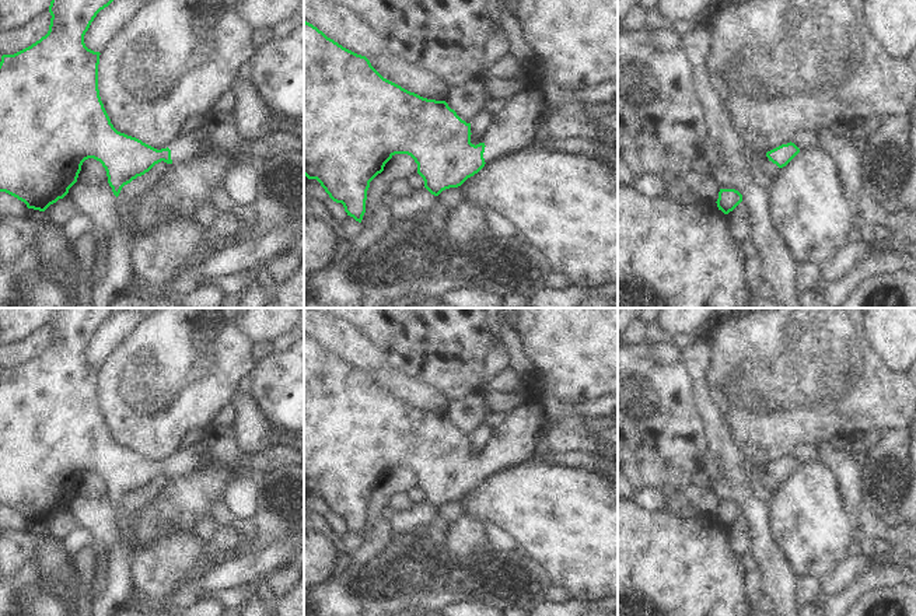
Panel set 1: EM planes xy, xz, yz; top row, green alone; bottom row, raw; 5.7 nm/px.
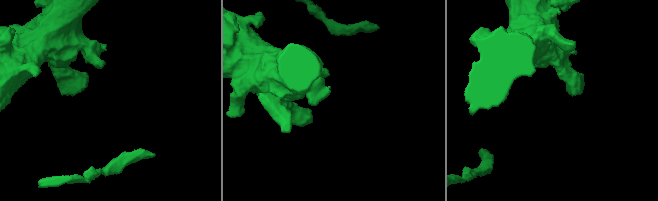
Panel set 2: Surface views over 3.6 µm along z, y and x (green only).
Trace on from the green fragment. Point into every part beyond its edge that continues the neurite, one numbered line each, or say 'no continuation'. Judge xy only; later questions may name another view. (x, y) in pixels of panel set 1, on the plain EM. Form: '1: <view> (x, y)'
1: xy (186, 461)

